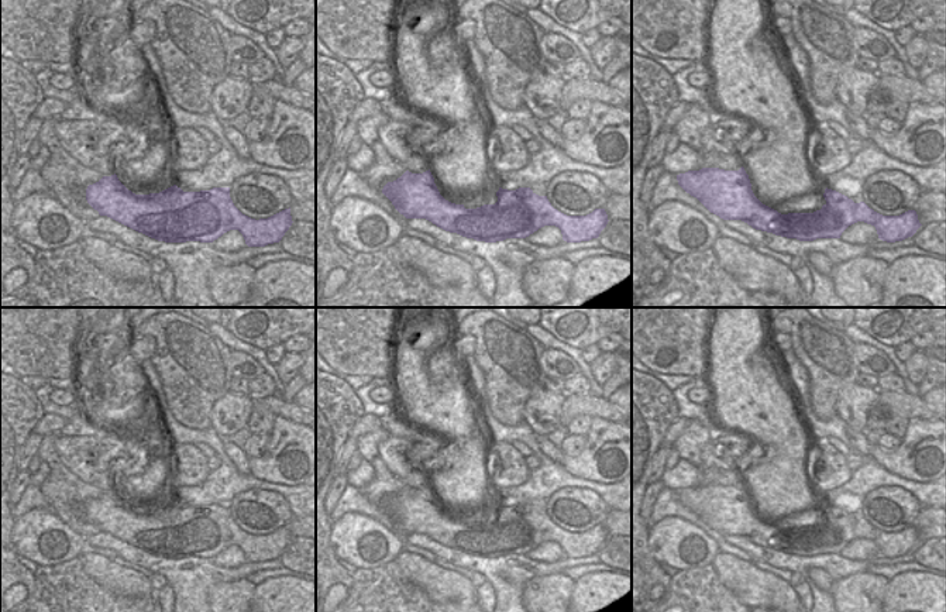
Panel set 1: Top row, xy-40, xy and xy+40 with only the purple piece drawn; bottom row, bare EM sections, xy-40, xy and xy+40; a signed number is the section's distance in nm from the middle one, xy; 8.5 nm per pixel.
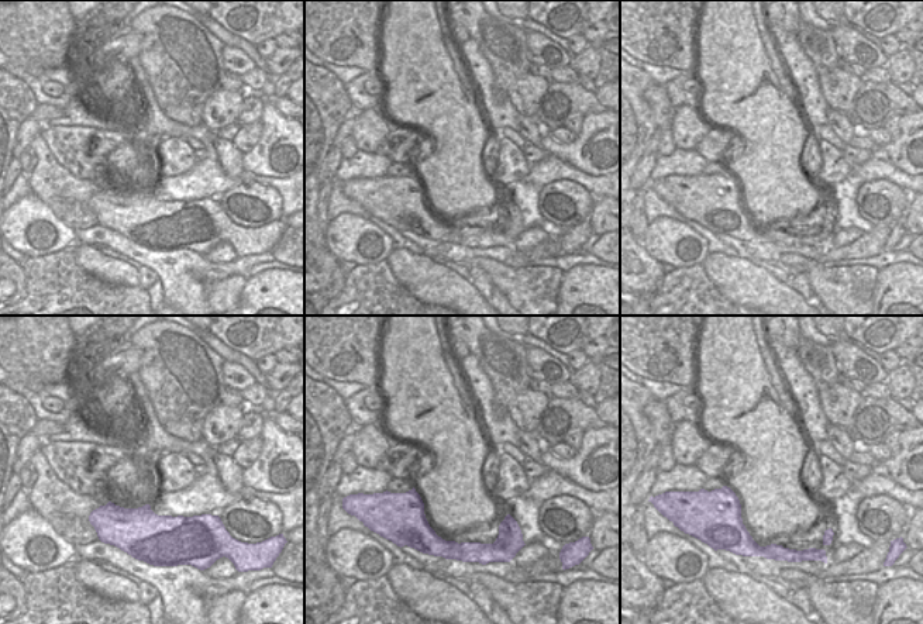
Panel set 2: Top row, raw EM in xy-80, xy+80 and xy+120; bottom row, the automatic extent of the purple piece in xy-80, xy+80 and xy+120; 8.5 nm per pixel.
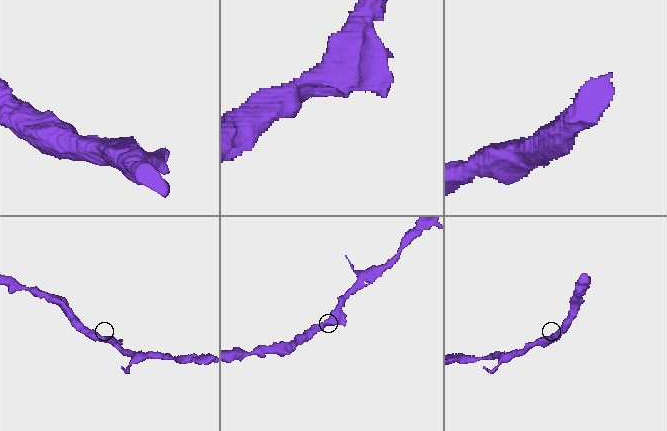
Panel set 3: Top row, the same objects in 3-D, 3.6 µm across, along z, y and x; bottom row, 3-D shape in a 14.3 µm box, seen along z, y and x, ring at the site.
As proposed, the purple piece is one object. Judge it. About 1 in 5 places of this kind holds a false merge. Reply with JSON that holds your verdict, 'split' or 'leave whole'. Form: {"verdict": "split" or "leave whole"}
{"verdict": "leave whole"}

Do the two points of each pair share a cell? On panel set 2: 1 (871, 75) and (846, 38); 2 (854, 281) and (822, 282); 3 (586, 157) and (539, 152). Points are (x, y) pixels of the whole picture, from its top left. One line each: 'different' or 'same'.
1: different
2: same
3: different

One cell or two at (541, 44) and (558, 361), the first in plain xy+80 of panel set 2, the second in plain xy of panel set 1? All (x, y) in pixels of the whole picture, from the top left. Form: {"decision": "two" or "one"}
{"decision": "one"}

